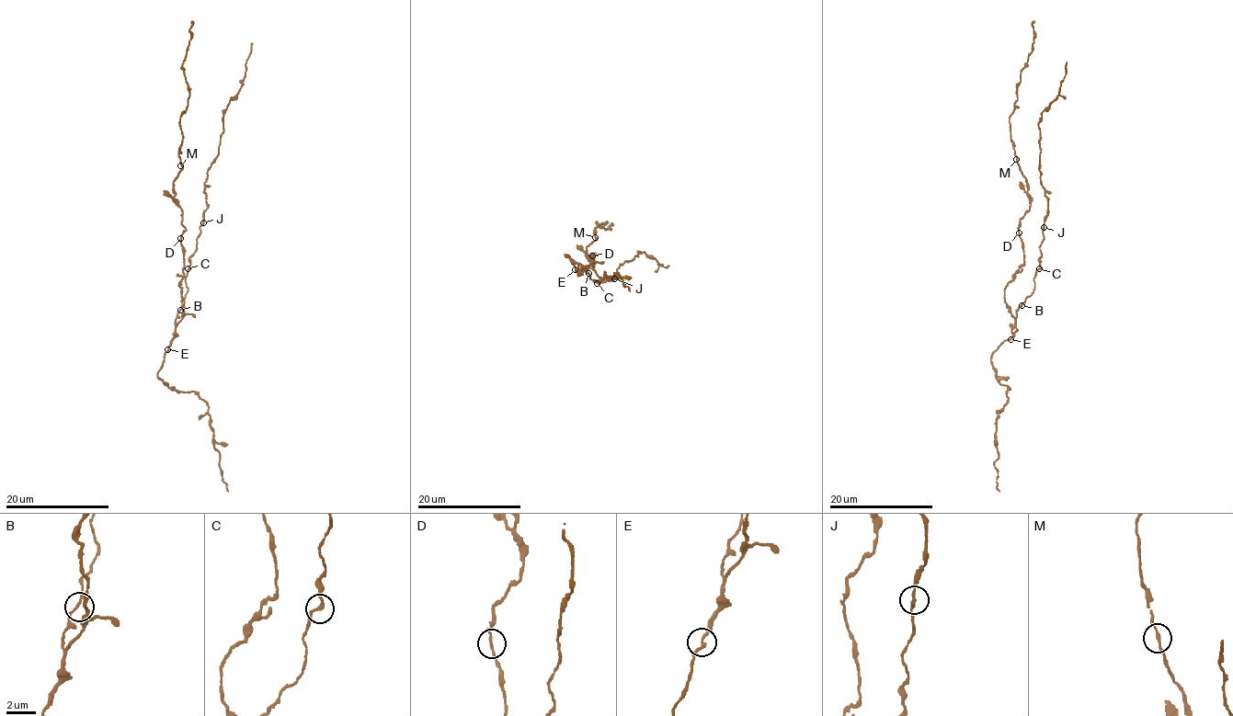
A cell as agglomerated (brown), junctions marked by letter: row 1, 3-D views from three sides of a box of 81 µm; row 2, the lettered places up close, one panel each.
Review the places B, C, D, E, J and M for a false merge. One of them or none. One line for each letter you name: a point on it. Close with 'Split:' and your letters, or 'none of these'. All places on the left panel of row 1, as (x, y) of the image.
Split: none of these

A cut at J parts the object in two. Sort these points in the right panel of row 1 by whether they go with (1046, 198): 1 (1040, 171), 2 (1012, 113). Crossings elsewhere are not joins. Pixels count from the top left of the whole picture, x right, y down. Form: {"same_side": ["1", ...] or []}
{"same_side": ["1"]}

